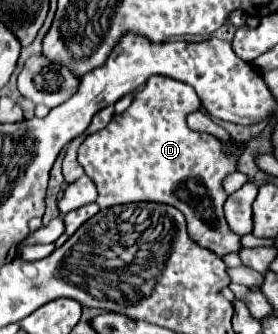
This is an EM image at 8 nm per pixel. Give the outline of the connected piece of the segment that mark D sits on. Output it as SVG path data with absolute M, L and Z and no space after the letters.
M160 74L150 76L146 80L146 86L134 94L134 100L126 112L114 114L110 124L104 130L88 136L80 144L78 162L96 184L98 191L96 204L100 208L110 208L110 206L126 204L126 202L146 202L146 200L176 206L186 216L190 238L214 250L218 256L224 256L228 252L240 250L240 236L234 236L230 228L226 228L224 210L222 210L226 202L226 192L222 190L222 184L220 184L226 174L236 170L236 158L230 154L224 154L220 142L214 136L192 132L186 126L186 116L196 110L200 110L200 100L194 88Z

